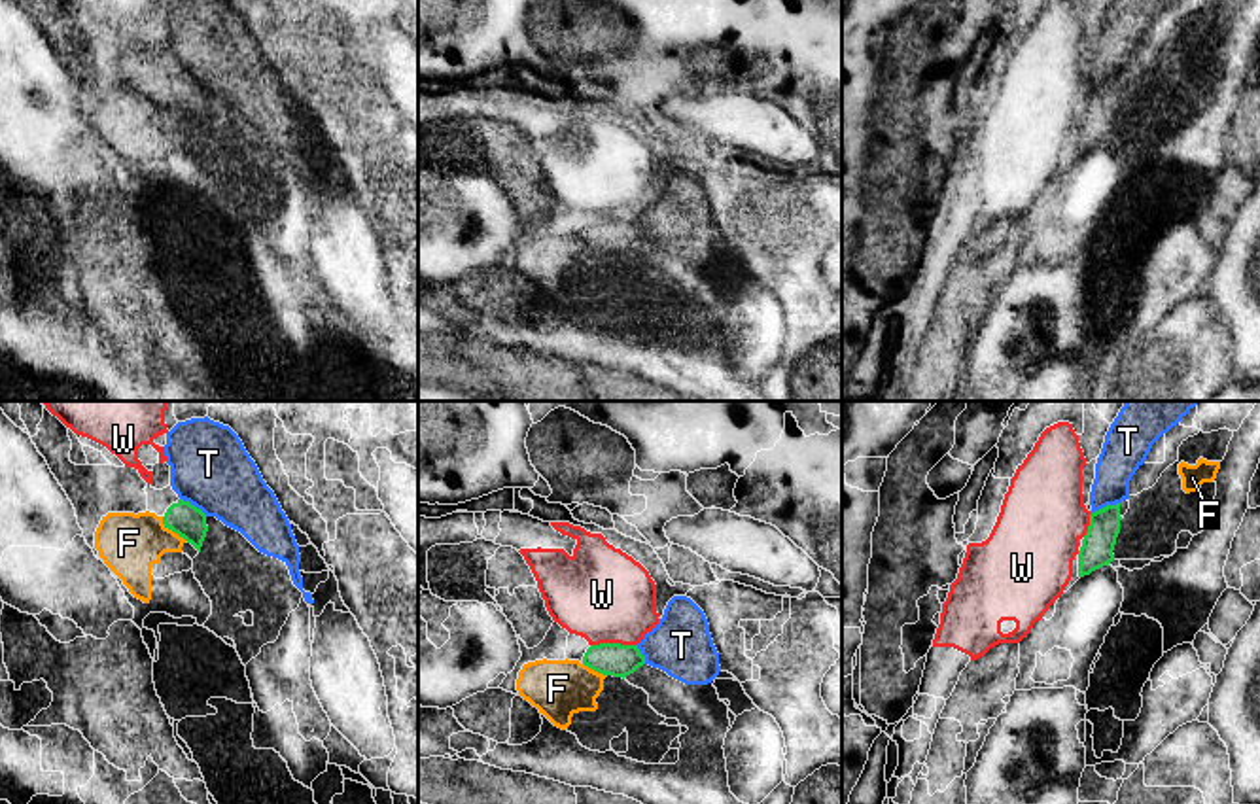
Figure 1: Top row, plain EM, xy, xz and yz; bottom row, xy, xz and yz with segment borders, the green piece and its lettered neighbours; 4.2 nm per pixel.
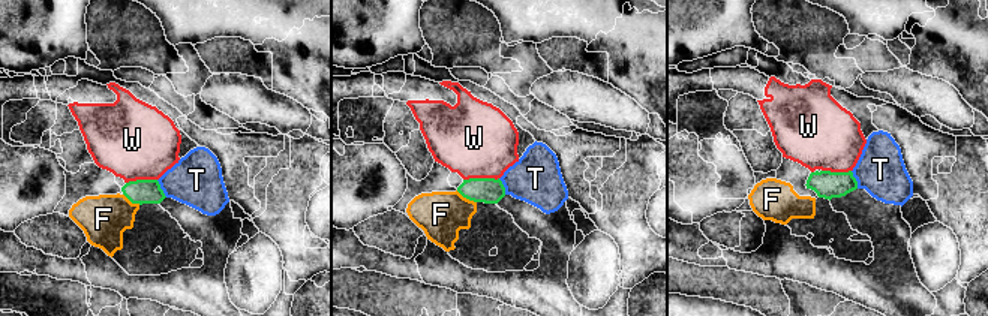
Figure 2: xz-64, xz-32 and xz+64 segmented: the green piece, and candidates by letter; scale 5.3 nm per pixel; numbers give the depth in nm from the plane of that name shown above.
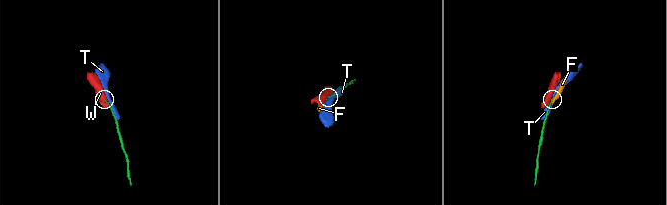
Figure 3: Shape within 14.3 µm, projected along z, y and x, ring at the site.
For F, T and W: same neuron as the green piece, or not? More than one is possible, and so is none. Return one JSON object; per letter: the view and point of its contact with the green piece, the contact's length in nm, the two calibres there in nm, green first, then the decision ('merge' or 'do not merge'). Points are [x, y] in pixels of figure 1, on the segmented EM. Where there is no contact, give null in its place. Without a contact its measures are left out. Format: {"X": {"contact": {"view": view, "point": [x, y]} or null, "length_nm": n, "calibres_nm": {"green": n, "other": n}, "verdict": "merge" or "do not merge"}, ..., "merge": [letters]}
{"F": {"contact": {"view": "xy", "point": [173, 530]}, "length_nm": 150, "calibres_nm": {"green": 140, "other": 260}, "verdict": "do not merge"}, "T": {"contact": {"view": "yz", "point": [1107, 506]}, "length_nm": 130, "calibres_nm": {"green": 140, "other": 180}, "verdict": "do not merge"}, "W": {"contact": {"view": "xz", "point": [613, 644]}, "length_nm": 200, "calibres_nm": {"green": 140, "other": 400}, "verdict": "do not merge"}, "merge": []}

